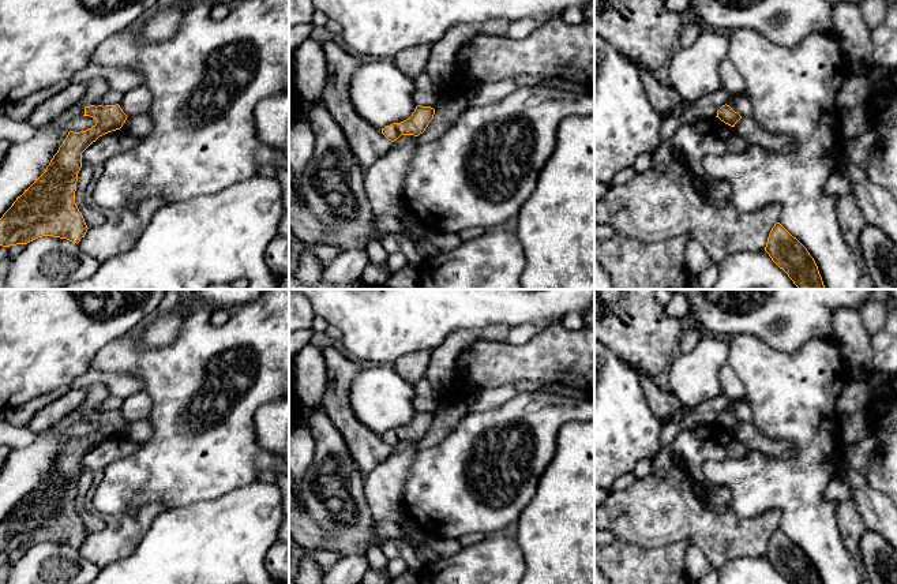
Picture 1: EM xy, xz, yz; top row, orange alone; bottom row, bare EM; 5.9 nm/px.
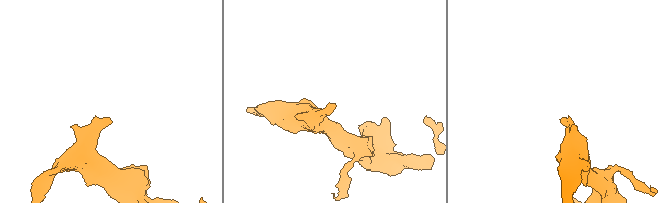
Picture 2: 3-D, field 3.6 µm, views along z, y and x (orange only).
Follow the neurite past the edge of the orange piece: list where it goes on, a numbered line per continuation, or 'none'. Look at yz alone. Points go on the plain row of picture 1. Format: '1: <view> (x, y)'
none

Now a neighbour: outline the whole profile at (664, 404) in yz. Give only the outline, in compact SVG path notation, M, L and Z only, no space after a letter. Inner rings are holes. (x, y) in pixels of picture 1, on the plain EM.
M635 367L633 368L641 377L641 383L652 412L663 424L668 424L671 422L671 416L682 408L682 403L673 393L661 390L648 373Z

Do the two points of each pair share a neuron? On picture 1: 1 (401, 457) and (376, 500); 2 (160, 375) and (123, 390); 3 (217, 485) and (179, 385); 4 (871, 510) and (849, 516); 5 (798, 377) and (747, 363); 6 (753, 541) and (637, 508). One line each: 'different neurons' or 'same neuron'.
1: same neuron
2: different neurons
3: same neuron
4: different neurons
5: same neuron
6: same neuron

